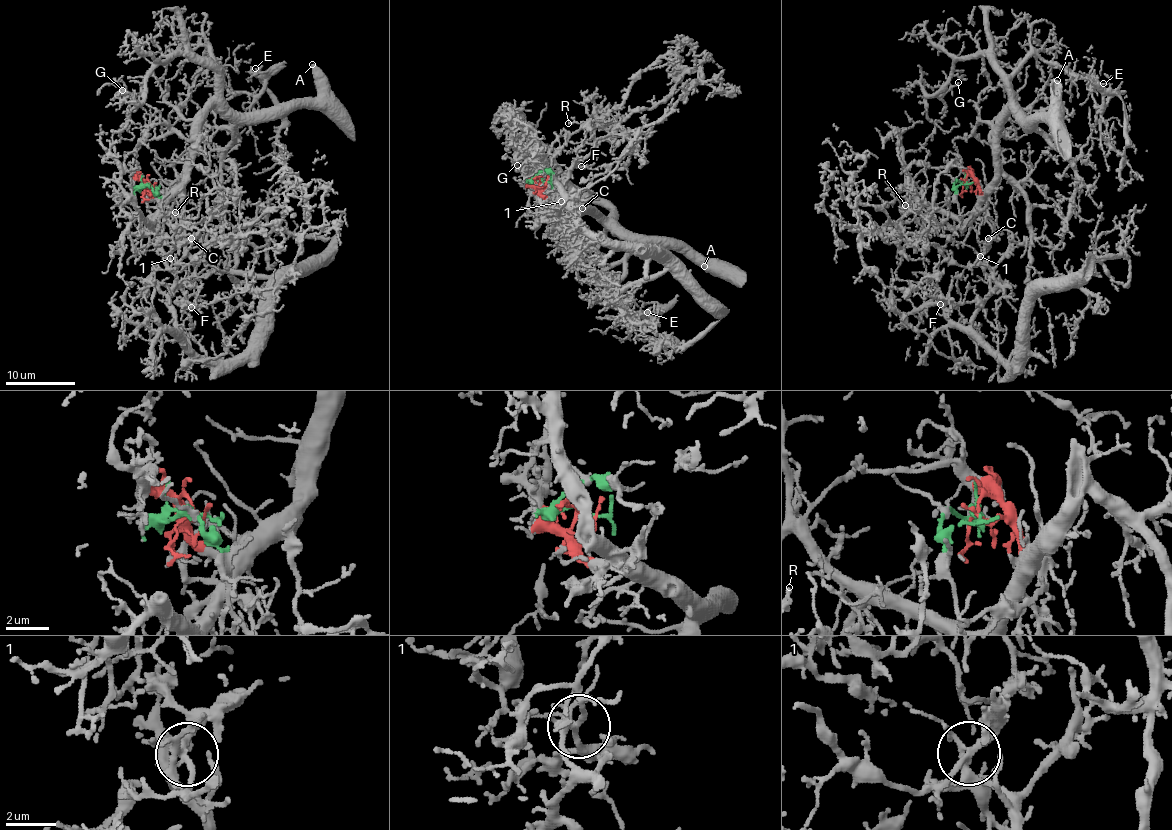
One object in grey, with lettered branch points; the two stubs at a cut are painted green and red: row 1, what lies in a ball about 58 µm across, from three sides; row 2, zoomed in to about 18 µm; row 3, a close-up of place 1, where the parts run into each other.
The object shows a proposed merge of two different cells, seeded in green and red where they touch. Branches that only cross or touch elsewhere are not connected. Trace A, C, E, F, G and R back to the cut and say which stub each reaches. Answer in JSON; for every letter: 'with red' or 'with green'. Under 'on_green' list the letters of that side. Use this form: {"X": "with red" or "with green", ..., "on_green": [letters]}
{"A": "with red", "C": "with green", "E": "with red", "F": "with green", "G": "with red", "R": "with green", "on_green": ["C", "F", "R"]}

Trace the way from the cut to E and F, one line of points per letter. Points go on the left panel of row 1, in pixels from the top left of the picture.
E: (151, 186), (166, 197), (184, 177), (191, 124), (214, 94), (208, 48), (233, 92), (260, 92), (254, 69)
F: (151, 186), (173, 232), (214, 216), (224, 242), (302, 199), (309, 229), (285, 278), (190, 308)

